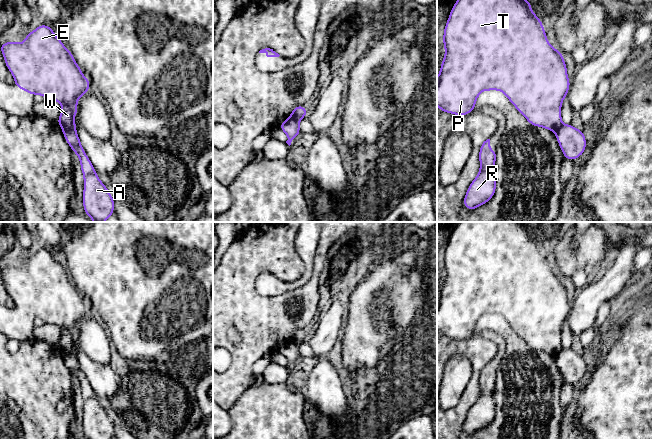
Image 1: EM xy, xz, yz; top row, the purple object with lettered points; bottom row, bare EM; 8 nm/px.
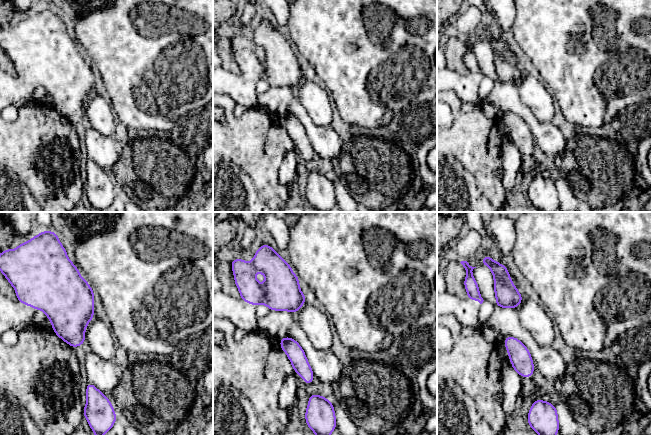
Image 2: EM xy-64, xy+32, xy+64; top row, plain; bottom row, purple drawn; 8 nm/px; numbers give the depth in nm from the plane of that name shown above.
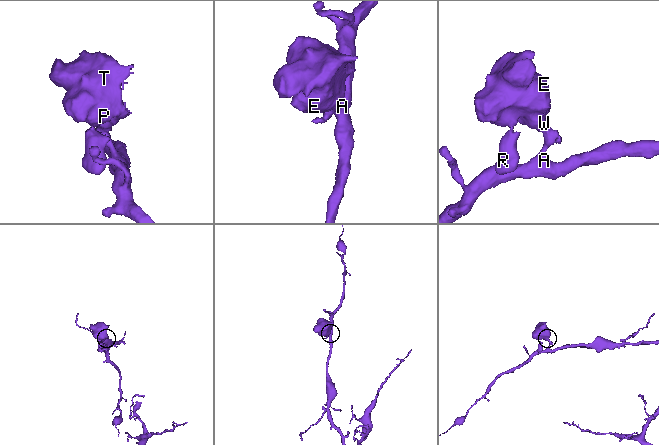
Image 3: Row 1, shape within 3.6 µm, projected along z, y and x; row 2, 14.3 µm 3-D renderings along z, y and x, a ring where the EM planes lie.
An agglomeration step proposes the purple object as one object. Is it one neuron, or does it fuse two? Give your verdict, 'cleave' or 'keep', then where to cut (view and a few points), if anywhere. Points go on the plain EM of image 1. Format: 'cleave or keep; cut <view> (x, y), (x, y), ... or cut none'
cleave; cut xy (61, 350), (72, 352), (75, 355)

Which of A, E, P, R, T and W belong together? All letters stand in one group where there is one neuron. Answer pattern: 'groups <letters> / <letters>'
groups A / E P R T W

